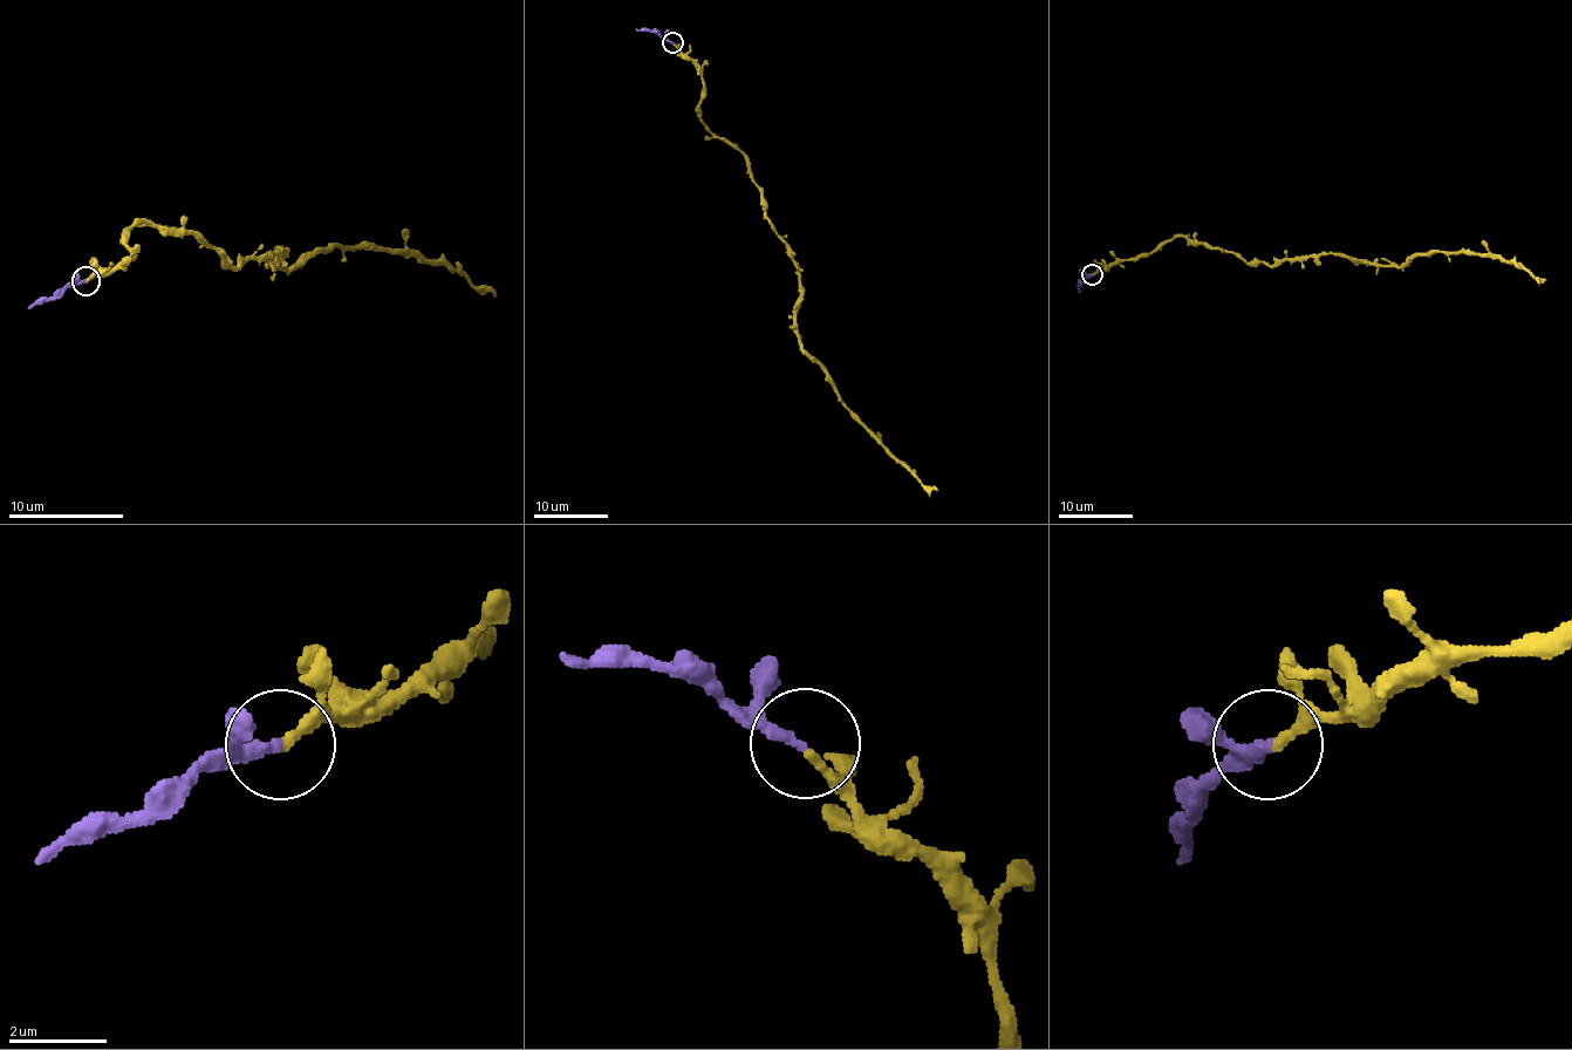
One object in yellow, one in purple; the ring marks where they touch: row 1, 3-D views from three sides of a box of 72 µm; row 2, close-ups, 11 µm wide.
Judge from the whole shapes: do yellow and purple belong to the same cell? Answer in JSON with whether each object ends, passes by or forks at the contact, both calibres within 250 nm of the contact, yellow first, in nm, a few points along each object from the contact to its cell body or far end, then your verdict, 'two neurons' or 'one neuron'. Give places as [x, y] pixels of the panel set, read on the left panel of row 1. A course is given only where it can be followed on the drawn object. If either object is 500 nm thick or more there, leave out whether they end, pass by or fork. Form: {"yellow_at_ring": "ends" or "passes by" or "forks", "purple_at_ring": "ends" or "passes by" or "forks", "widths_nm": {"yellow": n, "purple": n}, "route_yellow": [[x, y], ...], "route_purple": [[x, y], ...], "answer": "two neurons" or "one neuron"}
{"yellow_at_ring": "ends", "purple_at_ring": "ends", "widths_nm": {"yellow": 200, "purple": 260}, "route_yellow": [[84, 281], [128, 258], [143, 220], [238, 267], [417, 250], [496, 297]], "route_purple": [[84, 281], [67, 285], [27, 307]], "answer": "one neuron"}

